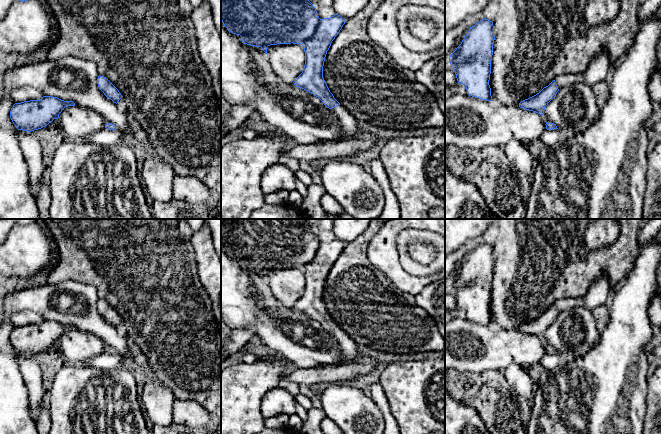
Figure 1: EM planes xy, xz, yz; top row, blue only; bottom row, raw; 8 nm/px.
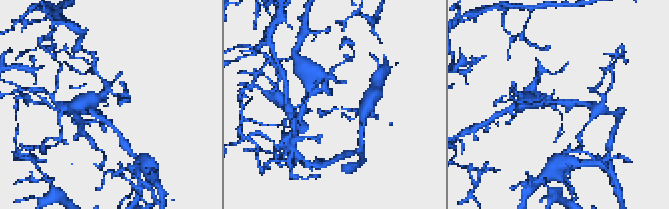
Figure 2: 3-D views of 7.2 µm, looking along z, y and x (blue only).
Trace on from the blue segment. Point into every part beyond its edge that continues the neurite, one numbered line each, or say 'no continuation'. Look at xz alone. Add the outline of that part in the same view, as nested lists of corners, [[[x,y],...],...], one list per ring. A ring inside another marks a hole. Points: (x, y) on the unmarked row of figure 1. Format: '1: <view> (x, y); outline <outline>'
1: xz (349, 350); outline [[[342,329],[332,332],[331,336],[341,352],[339,362],[335,366],[355,362],[361,357],[357,344]]]

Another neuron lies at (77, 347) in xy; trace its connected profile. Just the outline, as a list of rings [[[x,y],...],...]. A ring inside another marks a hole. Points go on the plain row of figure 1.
[[[67,330],[59,338],[59,348],[70,364],[83,364],[105,352],[104,342],[86,331]]]

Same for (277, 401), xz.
[[[278,386],[268,391],[262,398],[260,410],[264,418],[286,414],[295,414],[295,399],[284,388]]]

